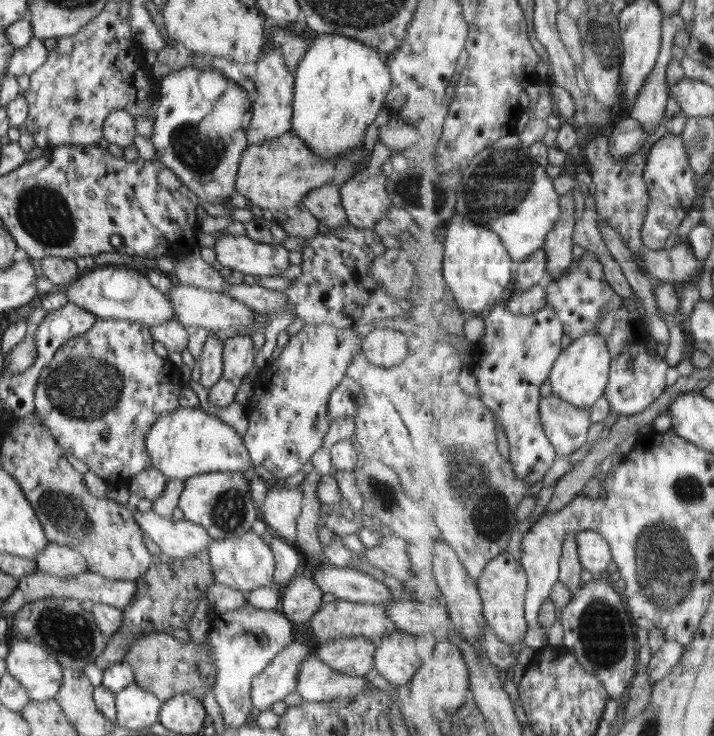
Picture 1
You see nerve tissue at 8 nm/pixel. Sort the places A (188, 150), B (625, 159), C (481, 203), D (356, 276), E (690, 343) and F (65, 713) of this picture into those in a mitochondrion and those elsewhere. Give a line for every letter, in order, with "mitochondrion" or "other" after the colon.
A: mitochondrion
B: other
C: mitochondrion
D: other
E: other
F: other

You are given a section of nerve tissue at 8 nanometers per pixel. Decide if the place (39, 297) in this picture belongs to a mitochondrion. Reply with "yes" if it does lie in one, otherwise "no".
no

